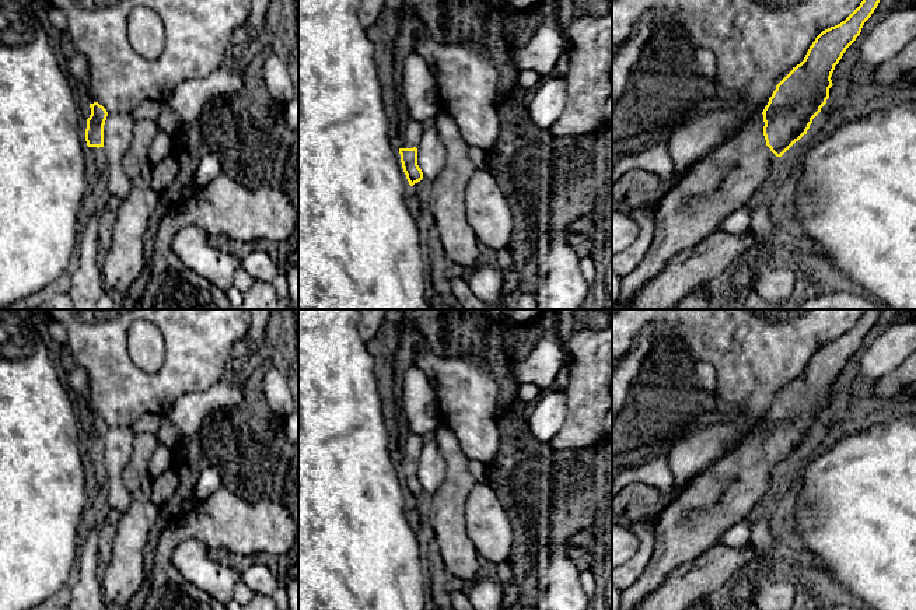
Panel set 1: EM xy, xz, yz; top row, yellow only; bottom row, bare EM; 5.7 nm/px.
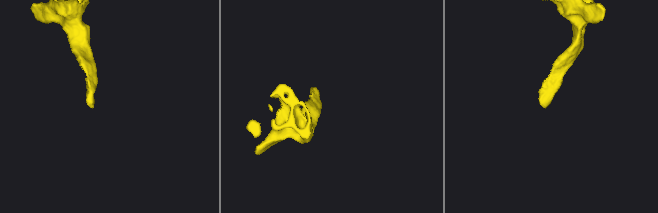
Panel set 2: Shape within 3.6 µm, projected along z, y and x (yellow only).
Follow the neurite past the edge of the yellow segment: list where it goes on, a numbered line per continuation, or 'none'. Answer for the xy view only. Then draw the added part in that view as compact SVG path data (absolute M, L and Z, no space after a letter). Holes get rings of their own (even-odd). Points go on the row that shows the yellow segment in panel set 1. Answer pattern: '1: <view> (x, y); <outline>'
1: xy (98, 164); M88 147L87 151L90 155L90 176L91 176L91 183L97 187L99 187L105 179L106 173L106 155L104 152L104 148L99 147Z

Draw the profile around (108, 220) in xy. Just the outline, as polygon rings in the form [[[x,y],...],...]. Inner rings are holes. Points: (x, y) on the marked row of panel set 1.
[[[111,197],[106,201],[106,208],[101,217],[98,228],[98,246],[101,253],[104,253],[112,246],[112,229],[118,218],[118,206],[119,206],[118,199]]]

